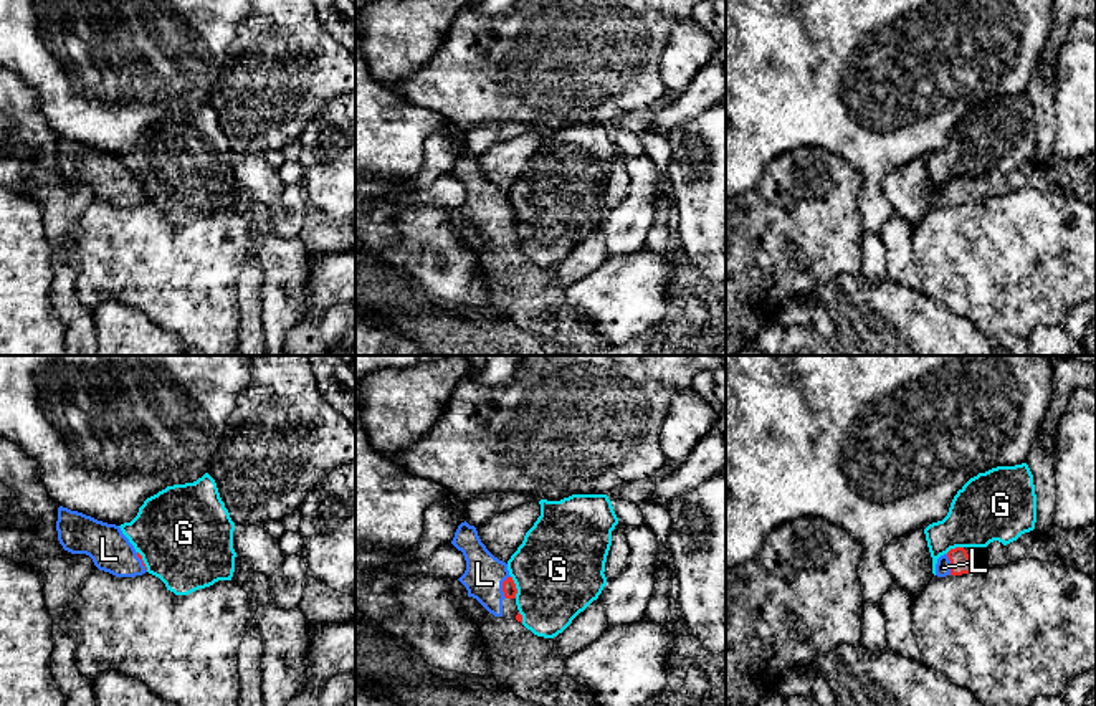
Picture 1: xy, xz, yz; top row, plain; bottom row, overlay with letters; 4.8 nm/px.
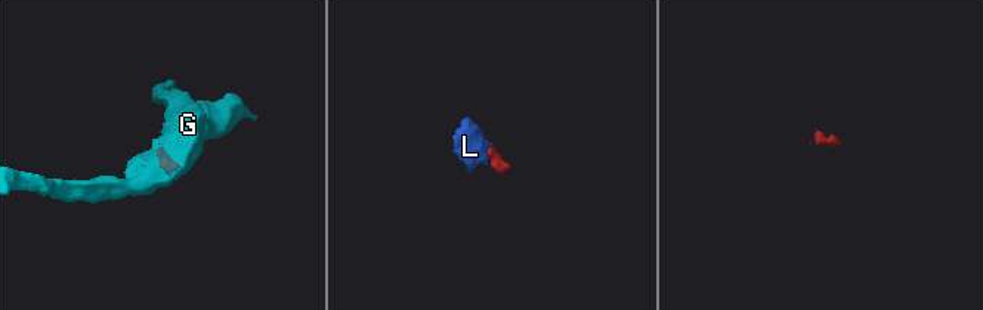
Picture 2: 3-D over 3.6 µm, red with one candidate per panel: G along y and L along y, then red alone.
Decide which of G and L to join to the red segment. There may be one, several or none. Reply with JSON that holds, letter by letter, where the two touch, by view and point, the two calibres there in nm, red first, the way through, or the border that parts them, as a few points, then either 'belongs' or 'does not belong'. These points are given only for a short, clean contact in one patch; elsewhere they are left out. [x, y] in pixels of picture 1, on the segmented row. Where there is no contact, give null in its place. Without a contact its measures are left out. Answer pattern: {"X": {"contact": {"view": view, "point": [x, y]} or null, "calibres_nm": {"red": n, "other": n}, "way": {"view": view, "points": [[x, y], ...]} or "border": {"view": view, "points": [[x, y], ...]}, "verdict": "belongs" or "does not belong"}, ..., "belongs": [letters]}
{"G": {"contact": {"view": "xz", "point": [514, 587]}, "calibres_nm": {"red": 70, "other": 440}, "border": {"view": "xz", "points": [[511, 576], [516, 586], [516, 597]]}, "verdict": "does not belong"}, "L": {"contact": {"view": "xz", "point": [503, 587]}, "calibres_nm": {"red": 70, "other": 190}, "way": {"view": "xz", "points": [[509, 589], [503, 587], [485, 574]]}, "verdict": "belongs"}, "belongs": ["L"]}

